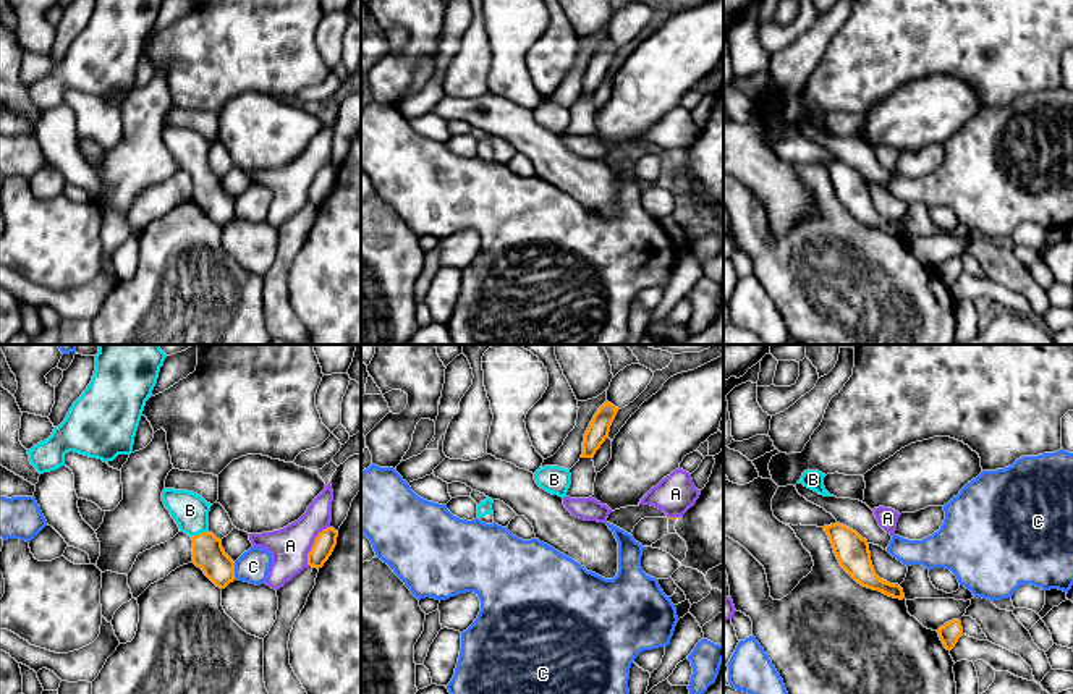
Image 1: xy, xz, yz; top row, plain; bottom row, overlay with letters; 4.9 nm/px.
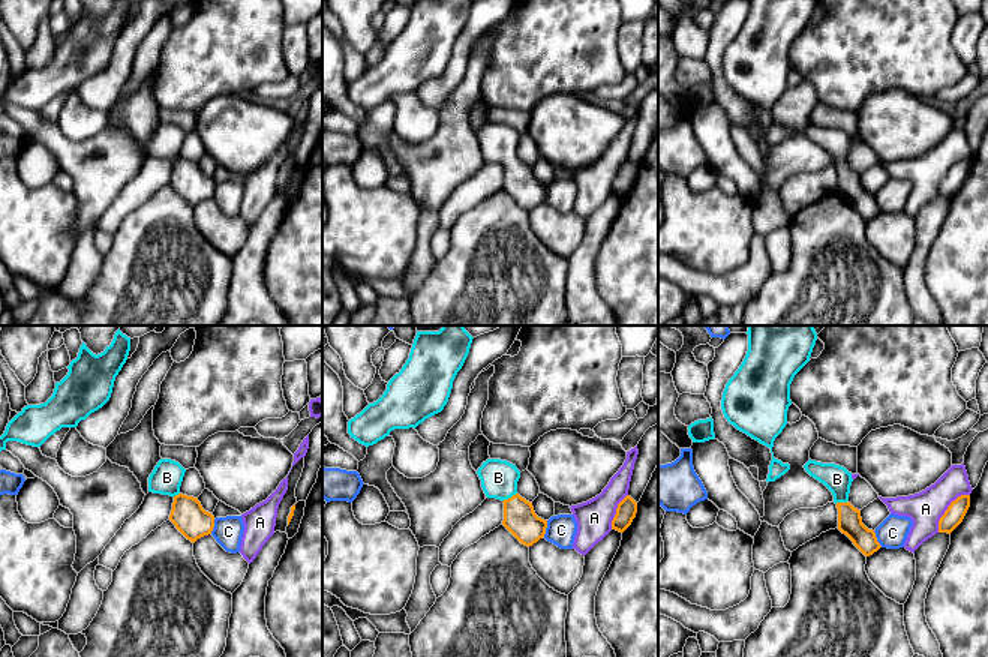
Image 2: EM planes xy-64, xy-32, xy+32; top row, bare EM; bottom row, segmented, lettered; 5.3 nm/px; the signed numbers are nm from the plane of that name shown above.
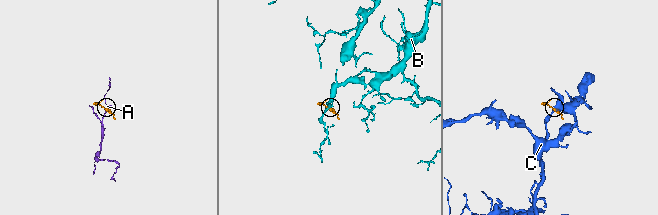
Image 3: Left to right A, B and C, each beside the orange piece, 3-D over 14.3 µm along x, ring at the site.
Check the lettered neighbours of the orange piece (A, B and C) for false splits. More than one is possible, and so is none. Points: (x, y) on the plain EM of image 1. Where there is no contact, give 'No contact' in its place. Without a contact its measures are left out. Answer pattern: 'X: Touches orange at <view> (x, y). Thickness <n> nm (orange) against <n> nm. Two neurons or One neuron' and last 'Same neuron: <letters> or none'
A: Touches orange at xy (313, 183). Thickness 110 nm (orange) against 190 nm. Two neurons
B: Touches orange at xy (198, 172). Thickness 160 nm (orange) against 180 nm. One neuron
C: Touches orange at xy (233, 207). Thickness 160 nm (orange) against 160 nm. Two neurons
Same neuron: B

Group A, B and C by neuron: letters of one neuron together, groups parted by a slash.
A / B / C

